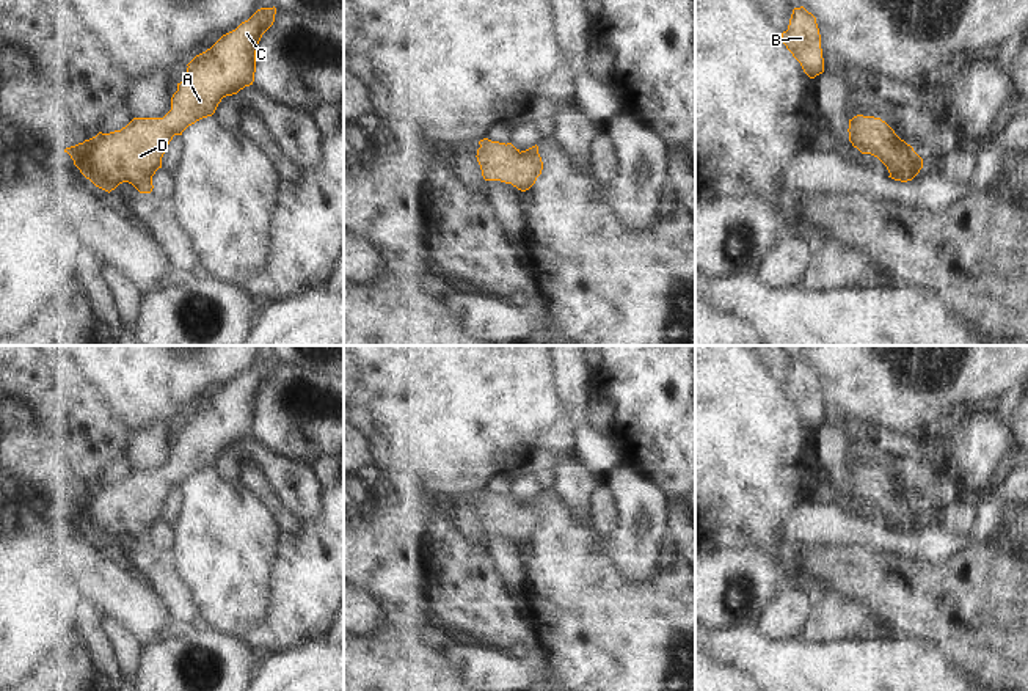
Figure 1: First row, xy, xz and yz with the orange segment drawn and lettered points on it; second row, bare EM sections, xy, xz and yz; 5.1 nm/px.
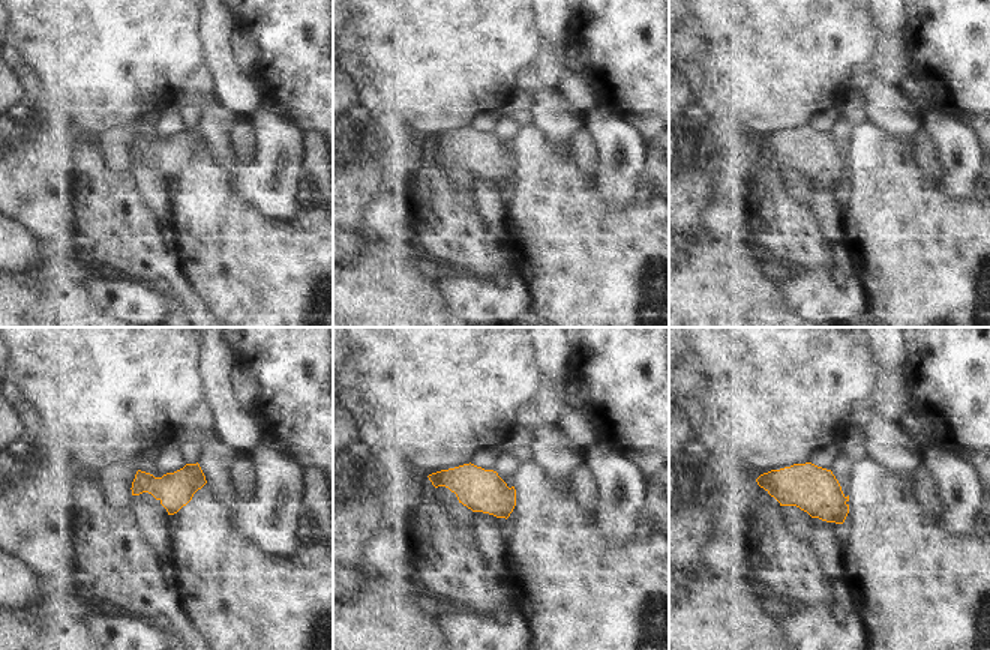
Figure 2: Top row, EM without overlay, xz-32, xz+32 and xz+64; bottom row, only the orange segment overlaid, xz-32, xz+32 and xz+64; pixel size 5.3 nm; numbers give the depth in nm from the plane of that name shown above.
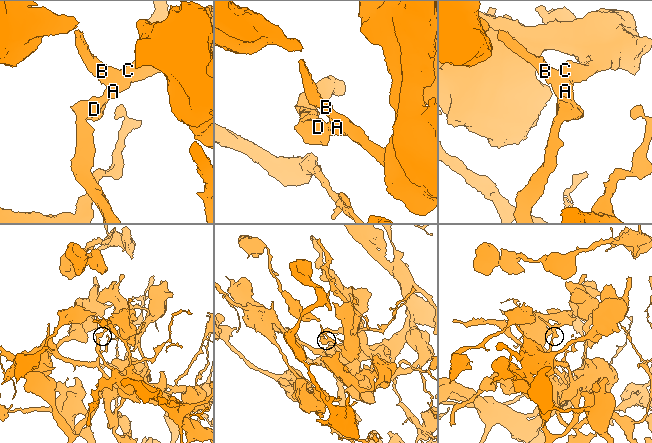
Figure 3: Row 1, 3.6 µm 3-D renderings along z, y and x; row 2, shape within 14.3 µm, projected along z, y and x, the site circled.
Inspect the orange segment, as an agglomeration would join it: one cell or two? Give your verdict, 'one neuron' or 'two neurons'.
one neuron

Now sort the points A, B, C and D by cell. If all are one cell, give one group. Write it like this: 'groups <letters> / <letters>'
groups A B C D

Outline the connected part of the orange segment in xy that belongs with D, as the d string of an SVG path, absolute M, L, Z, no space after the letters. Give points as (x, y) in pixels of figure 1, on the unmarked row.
M261 360L235 382L223 386L210 400L196 407L187 418L187 427L177 435L171 449L171 462L163 470L133 470L121 482L99 484L96 488L66 499L74 517L96 539L111 543L119 536L129 534L140 545L151 545L152 528L162 520L162 509L174 487L212 468L223 449L237 446L253 437L256 424L256 402L262 386L273 377L276 360Z

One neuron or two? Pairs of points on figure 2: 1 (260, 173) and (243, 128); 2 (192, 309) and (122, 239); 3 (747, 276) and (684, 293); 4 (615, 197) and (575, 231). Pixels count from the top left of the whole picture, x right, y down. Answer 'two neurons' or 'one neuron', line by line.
1: two neurons
2: one neuron
3: one neuron
4: two neurons

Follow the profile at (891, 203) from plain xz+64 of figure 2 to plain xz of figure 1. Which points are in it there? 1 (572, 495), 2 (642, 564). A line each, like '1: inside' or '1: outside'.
1: outside
2: outside

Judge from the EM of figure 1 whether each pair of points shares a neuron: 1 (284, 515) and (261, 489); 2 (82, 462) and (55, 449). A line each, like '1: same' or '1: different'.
1: same
2: different

